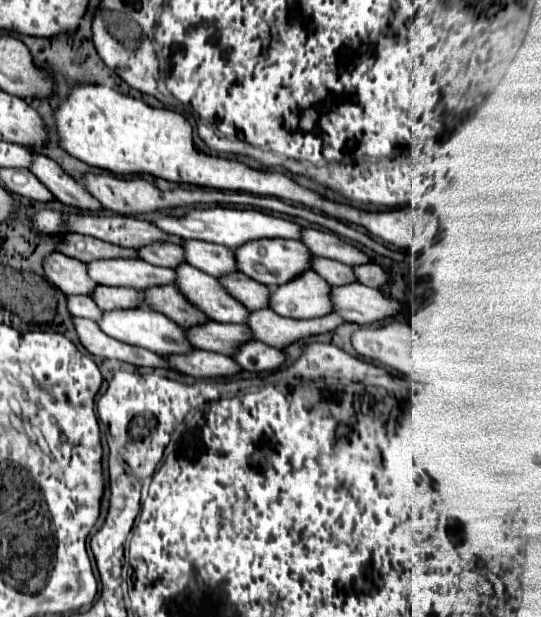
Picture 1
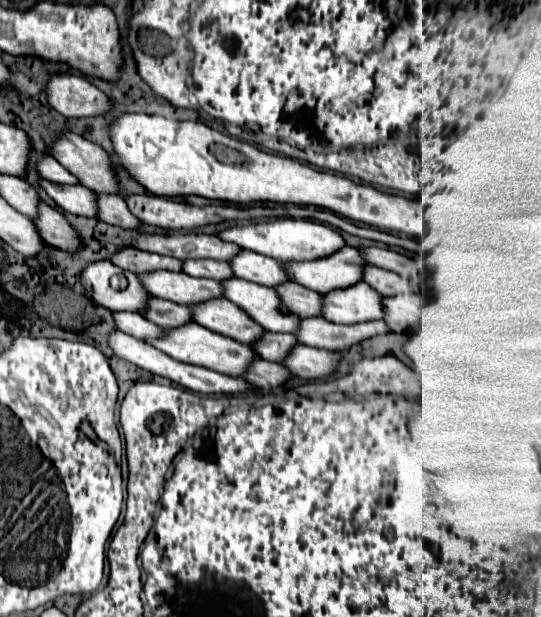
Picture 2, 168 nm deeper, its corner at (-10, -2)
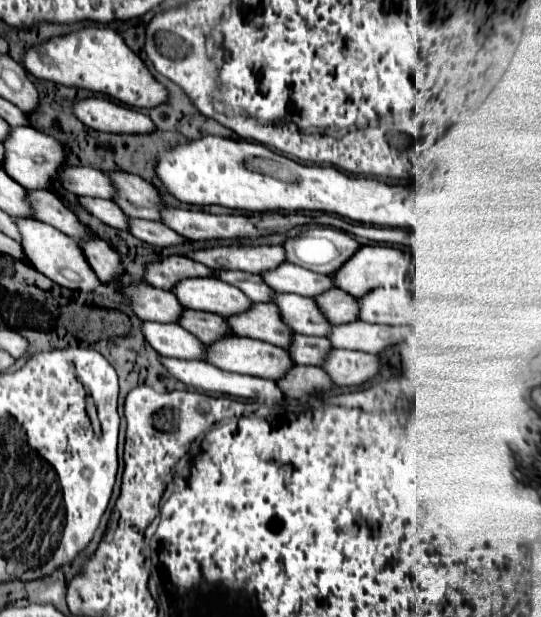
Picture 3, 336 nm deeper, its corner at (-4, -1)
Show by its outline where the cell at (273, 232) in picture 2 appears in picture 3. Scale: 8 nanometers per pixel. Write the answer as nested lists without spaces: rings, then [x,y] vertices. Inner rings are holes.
[[[308,227],[284,241],[286,261],[310,269],[314,273],[330,275],[360,247],[348,233],[332,227]]]

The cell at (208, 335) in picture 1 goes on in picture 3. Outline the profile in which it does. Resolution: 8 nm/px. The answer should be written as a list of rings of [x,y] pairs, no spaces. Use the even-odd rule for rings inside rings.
[[[294,335],[290,347],[286,349],[288,355],[296,365],[320,365],[322,355],[328,353],[330,343],[324,337],[306,337],[306,335]]]

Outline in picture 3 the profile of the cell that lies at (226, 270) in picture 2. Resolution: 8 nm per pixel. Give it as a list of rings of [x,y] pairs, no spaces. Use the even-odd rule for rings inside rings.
[[[216,269],[214,271],[216,279],[222,279],[234,287],[238,287],[242,293],[246,293],[252,301],[264,301],[270,299],[274,295],[274,291],[270,287],[266,287],[266,283],[262,281],[260,275],[254,273],[246,273],[246,271],[226,271],[226,269]]]

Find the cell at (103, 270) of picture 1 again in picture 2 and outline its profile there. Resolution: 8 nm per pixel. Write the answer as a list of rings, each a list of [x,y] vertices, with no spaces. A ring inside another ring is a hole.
[[[158,270],[158,272],[140,274],[140,280],[152,296],[186,306],[202,304],[212,298],[222,298],[224,294],[220,282],[208,278],[192,278],[184,272]]]

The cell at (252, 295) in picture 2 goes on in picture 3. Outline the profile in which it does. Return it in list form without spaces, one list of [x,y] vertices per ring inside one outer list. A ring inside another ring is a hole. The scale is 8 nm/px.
[[[274,293],[270,303],[280,309],[282,321],[294,333],[320,335],[320,337],[326,337],[330,333],[330,323],[324,319],[324,315],[310,297],[292,293]]]

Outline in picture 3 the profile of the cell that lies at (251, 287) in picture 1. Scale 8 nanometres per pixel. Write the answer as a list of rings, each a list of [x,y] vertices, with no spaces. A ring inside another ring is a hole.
[[[328,289],[316,297],[312,297],[318,309],[322,309],[324,317],[332,323],[348,323],[358,319],[358,305],[354,303],[356,297],[338,291],[338,289]]]

